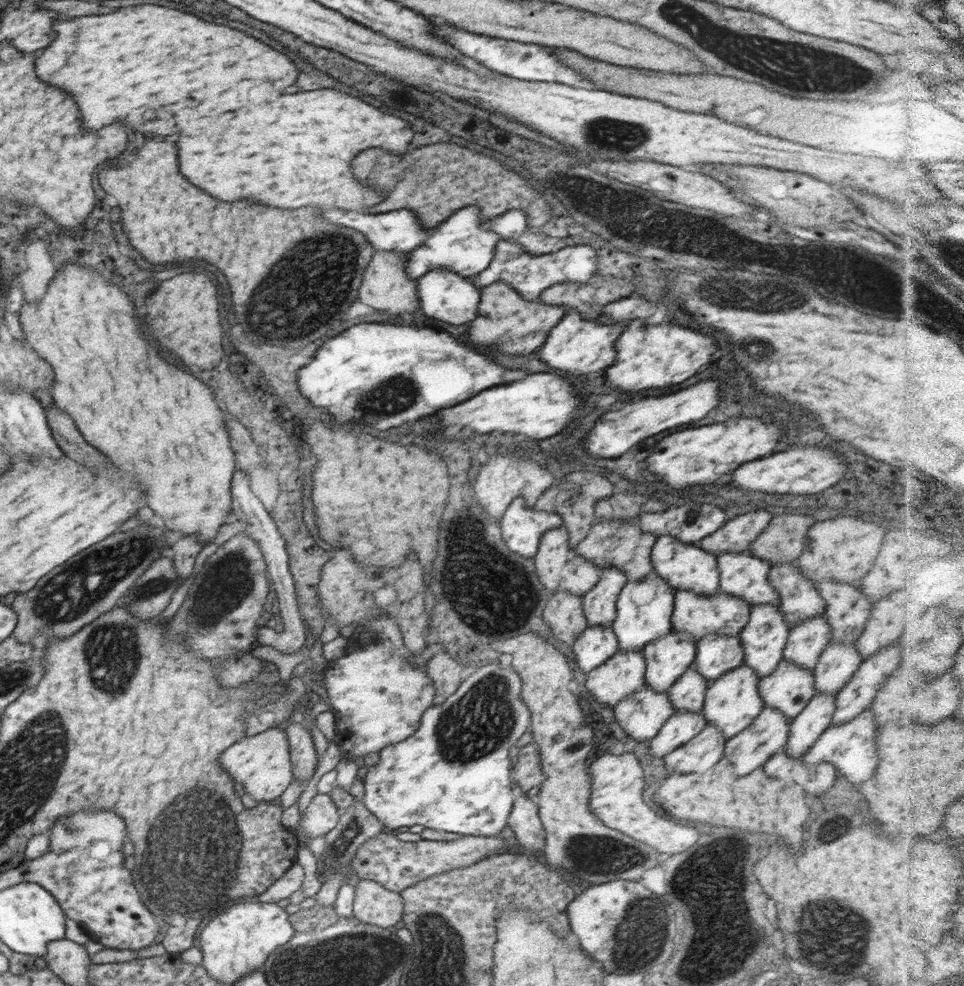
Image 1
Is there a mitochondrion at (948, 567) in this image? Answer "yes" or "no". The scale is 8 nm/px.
no

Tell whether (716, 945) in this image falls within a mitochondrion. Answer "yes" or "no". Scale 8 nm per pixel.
yes

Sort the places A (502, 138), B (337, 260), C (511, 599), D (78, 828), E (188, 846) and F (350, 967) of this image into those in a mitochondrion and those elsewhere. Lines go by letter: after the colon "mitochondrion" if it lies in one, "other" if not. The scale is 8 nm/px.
A: other
B: mitochondrion
C: mitochondrion
D: mitochondrion
E: mitochondrion
F: mitochondrion

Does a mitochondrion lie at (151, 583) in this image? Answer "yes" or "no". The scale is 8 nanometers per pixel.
yes

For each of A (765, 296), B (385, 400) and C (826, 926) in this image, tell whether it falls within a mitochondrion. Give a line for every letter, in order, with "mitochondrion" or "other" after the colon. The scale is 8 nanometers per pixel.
A: mitochondrion
B: mitochondrion
C: mitochondrion

